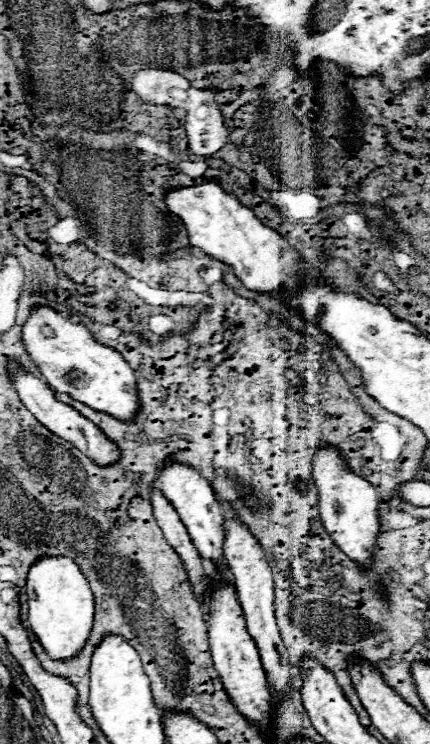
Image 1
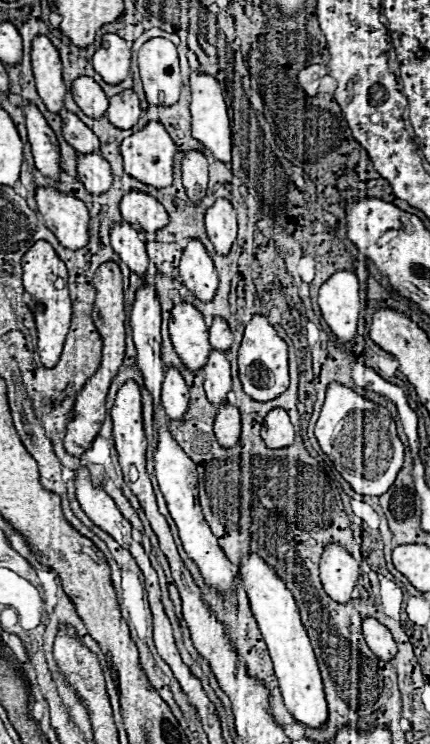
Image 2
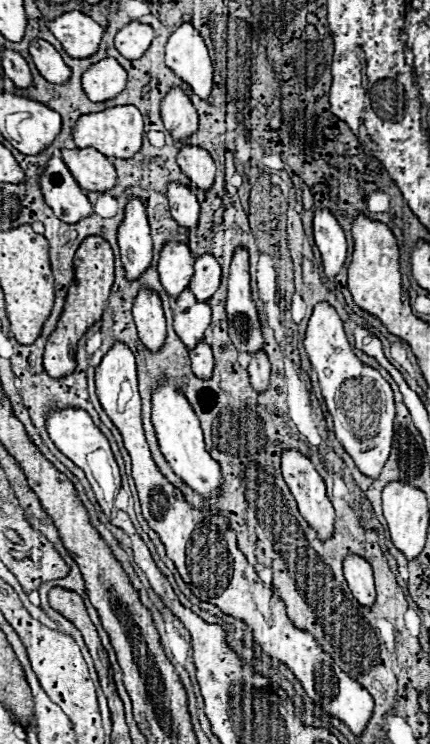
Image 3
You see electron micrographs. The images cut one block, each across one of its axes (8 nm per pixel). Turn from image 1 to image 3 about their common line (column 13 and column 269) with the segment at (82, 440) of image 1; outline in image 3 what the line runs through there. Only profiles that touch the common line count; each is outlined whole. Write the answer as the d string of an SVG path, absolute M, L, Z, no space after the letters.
M264 350L250 354L248 372L250 372L250 382L258 392L268 388L268 384L270 384L270 362L268 362L268 356Z

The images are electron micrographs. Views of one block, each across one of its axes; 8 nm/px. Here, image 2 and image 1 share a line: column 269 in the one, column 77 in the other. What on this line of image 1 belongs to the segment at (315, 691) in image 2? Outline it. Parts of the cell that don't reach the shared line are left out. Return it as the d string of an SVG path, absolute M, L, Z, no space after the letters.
M68 556L36 558L28 570L28 622L50 658L70 658L86 642L94 620L94 596L88 578Z

